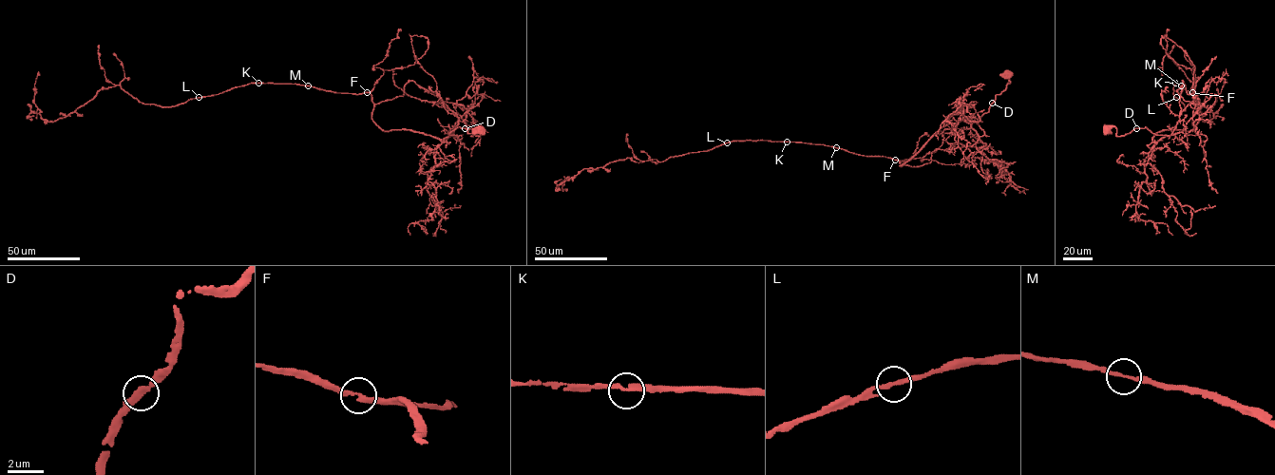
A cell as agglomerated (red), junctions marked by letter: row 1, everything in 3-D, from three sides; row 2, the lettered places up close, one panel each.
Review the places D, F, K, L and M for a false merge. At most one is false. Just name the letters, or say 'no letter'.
no letter

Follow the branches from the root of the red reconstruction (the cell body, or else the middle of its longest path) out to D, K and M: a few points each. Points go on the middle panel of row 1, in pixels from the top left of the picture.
D: (1008, 74), (1009, 83), (995, 96), (992, 103)
K: (1008, 74), (1006, 87), (978, 121), (983, 135), (967, 119), (943, 125), (901, 166), (885, 157), (787, 142)
M: (1008, 74), (1006, 87), (978, 121), (983, 135), (967, 119), (943, 125), (901, 166), (898, 160), (836, 147)

